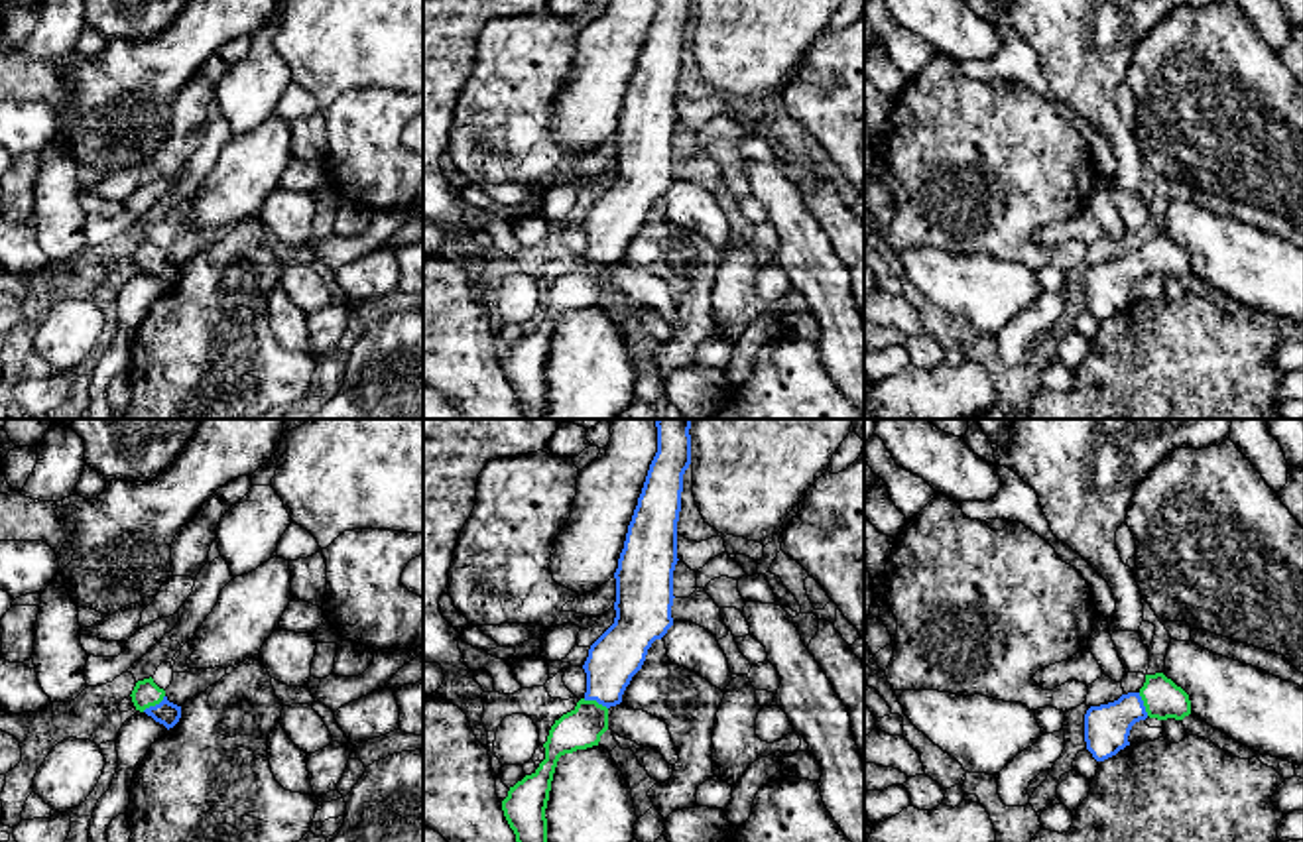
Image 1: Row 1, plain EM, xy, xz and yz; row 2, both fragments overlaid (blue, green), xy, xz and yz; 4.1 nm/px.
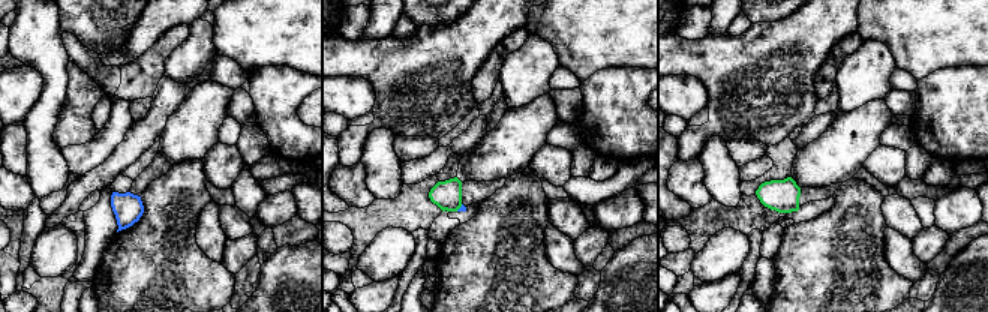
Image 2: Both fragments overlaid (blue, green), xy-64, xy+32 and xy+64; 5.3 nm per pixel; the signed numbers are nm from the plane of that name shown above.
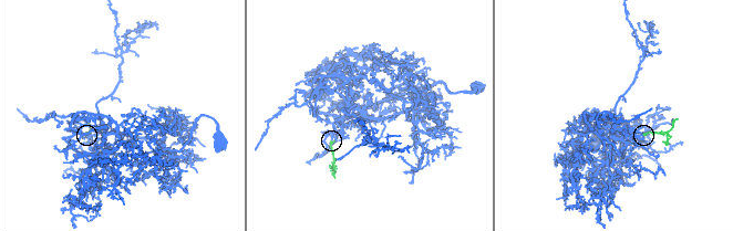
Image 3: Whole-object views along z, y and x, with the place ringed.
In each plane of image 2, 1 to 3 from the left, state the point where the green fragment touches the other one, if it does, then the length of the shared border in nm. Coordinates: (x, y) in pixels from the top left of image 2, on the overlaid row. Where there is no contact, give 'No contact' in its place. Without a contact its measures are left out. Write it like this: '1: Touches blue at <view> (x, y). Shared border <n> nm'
1: No contact
2: Touches blue at xy+32 (461, 207). Shared border 50 nm
3: No contact

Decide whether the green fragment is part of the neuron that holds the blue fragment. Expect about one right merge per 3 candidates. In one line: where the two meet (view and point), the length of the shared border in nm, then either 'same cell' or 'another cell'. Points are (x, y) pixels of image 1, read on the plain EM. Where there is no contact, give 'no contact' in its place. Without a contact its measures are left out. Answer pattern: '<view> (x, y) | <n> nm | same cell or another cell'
xy (156, 264) | 120 nm | same cell

